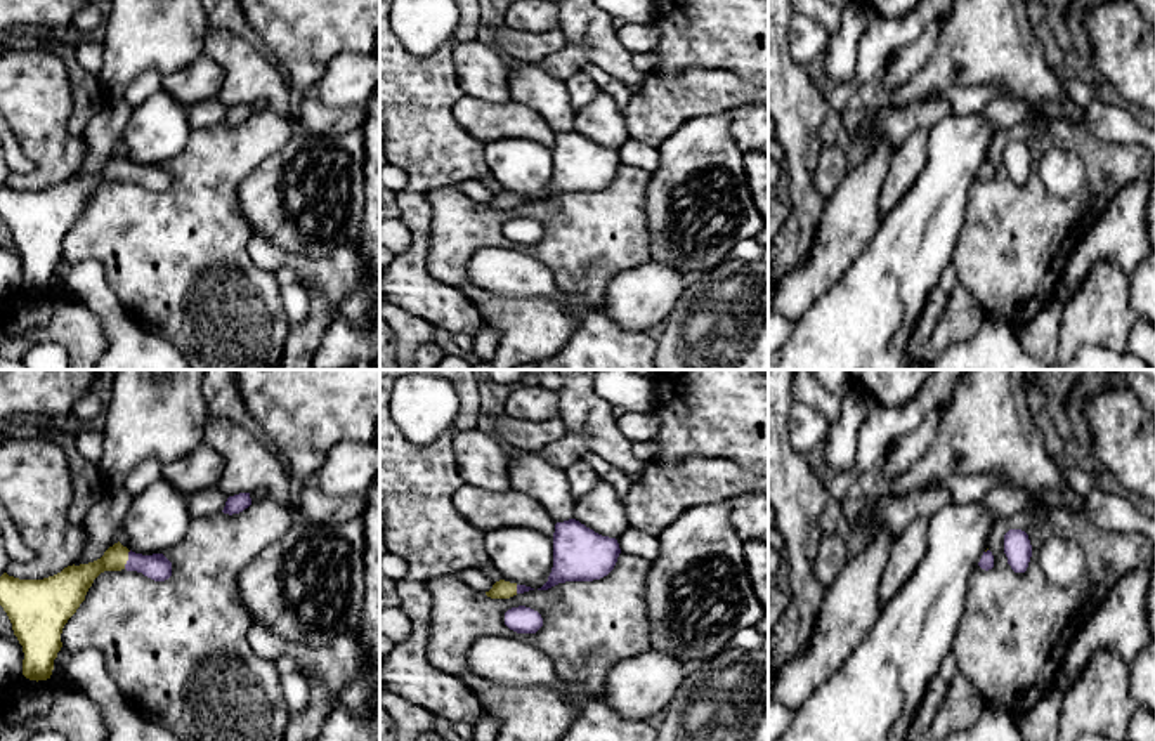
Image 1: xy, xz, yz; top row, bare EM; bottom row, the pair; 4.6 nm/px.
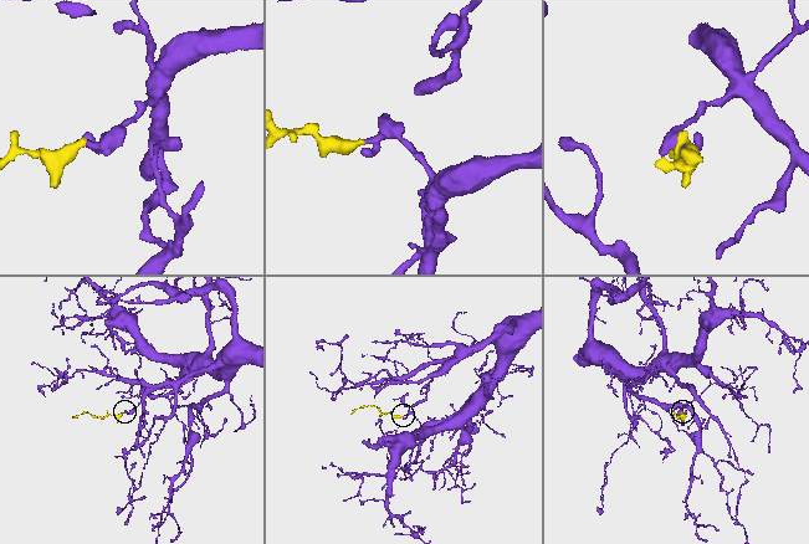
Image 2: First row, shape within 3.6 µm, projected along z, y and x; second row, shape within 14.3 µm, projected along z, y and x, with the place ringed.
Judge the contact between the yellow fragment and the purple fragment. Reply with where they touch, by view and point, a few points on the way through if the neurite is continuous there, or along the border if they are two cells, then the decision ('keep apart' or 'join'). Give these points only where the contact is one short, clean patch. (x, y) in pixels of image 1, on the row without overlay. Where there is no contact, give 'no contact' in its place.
meets yellow in xy at (127, 170); runs through xy (77, 190), (113, 170), (127, 170), (156, 177); join

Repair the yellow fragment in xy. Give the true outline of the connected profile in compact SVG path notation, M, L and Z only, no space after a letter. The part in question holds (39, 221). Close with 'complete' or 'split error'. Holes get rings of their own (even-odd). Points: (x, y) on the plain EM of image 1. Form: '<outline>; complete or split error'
M120 153L94 174L68 177L43 191L0 187L0 217L7 224L14 246L23 257L23 286L47 292L62 259L61 245L68 231L85 212L94 191L104 182L137 182L154 193L172 187L172 174L163 165L142 167Z; split error

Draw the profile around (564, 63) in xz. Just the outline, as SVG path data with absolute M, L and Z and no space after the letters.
M569 42L555 54L545 57L539 66L551 76L565 82L581 66L590 64L584 49L574 42Z

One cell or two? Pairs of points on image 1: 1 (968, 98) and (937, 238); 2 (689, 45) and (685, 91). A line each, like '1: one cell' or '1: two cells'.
1: two cells
2: two cells

